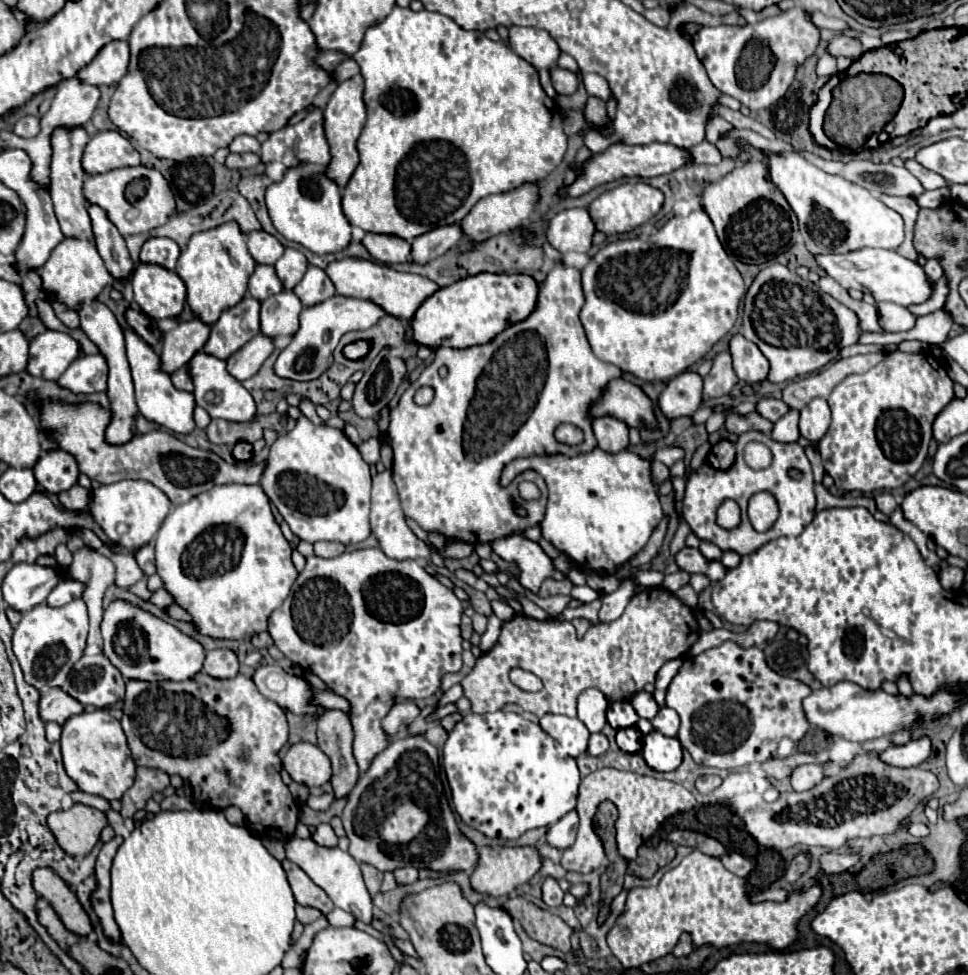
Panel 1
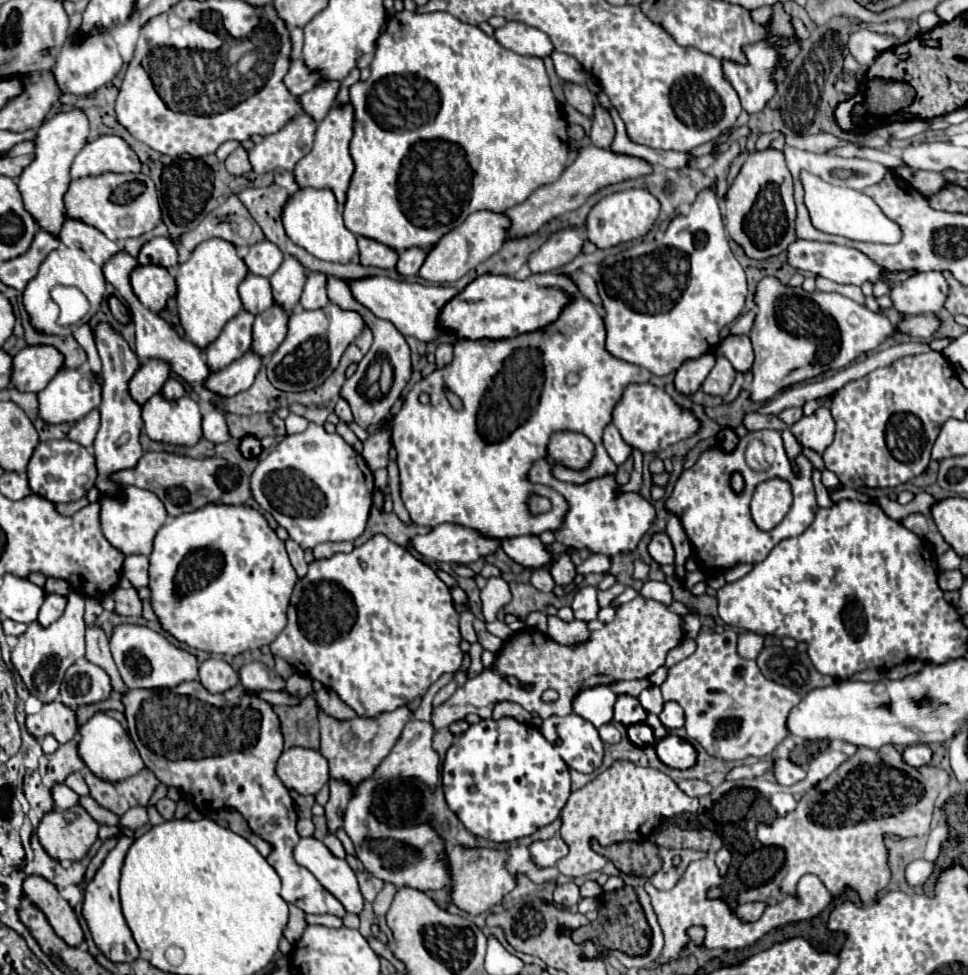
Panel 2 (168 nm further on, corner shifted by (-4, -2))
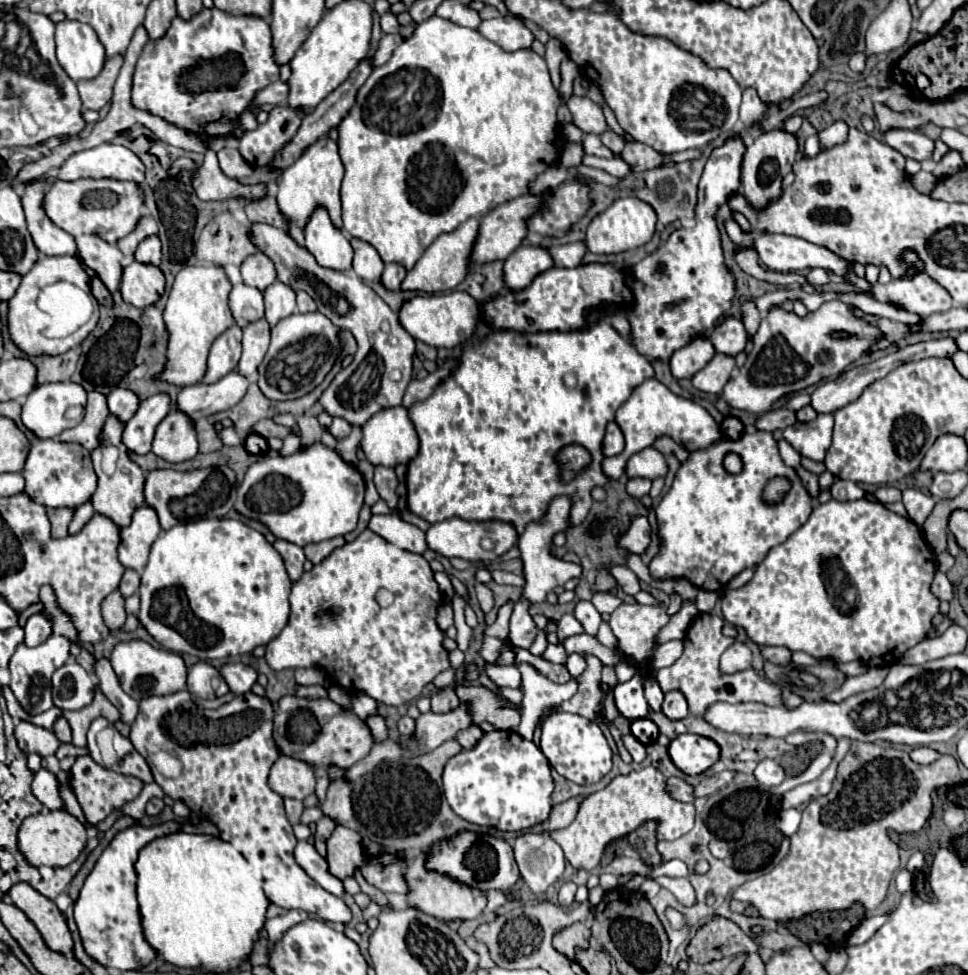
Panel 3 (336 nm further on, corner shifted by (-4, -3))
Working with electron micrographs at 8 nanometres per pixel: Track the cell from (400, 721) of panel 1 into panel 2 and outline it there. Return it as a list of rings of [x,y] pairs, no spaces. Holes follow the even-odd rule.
[[[317,707],[317,711],[319,711],[319,725],[321,725],[321,749],[319,751],[329,763],[329,775],[331,779],[353,785],[353,791],[357,789],[361,781],[369,779],[375,773],[377,765],[393,749],[395,741],[399,739],[411,715],[407,707],[401,707],[389,713],[381,713],[377,717],[353,717],[349,721],[337,721],[335,717],[329,717],[327,713],[323,713],[321,707]]]

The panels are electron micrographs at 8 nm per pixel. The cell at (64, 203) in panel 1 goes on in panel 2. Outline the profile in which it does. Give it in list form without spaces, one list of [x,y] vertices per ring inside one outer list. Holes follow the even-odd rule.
[[[69,217],[65,219],[59,239],[67,247],[79,247],[91,261],[97,261],[97,265],[101,267],[105,265],[105,261],[109,261],[109,257],[121,251],[121,247],[115,241],[109,241],[101,231]]]

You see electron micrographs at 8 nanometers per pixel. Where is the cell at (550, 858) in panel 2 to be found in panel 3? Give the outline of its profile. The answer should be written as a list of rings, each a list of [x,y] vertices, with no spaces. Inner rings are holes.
[[[523,834],[513,844],[515,860],[529,890],[545,892],[565,870],[563,850],[549,834]]]

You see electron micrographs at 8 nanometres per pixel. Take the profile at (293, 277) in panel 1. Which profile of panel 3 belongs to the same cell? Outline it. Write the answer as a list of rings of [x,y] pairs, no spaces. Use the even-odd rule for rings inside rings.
[[[273,282],[265,288],[265,318],[271,326],[275,326],[279,320],[291,316],[297,310],[295,304],[295,290],[289,284]]]

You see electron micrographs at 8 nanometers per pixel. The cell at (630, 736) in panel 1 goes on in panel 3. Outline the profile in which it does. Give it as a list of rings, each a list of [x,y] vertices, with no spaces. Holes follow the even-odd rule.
[[[641,718],[641,720],[635,720],[635,722],[631,722],[631,732],[633,732],[633,736],[641,742],[641,744],[653,744],[655,740],[657,740],[657,736],[659,736],[659,730],[657,730],[657,726],[649,720],[649,718]]]

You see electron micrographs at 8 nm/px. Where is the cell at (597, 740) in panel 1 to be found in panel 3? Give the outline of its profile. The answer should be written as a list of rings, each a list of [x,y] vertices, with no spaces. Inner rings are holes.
[[[625,734],[625,736],[621,736],[621,740],[623,740],[623,746],[629,750],[633,762],[643,762],[645,760],[645,746],[633,734]]]

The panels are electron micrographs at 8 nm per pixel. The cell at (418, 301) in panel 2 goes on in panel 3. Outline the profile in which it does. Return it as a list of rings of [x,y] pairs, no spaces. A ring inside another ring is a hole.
[[[445,292],[445,294],[427,294],[415,296],[403,302],[399,310],[399,324],[415,338],[435,348],[453,348],[467,338],[471,338],[477,322],[479,322],[479,306],[465,292]]]

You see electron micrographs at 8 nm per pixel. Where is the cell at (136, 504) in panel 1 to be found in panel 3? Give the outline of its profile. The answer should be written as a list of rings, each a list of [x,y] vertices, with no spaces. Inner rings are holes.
[[[143,504],[133,512],[131,524],[119,528],[119,562],[125,568],[133,568],[137,572],[143,572],[149,556],[149,548],[153,540],[159,536],[161,526],[157,512]]]

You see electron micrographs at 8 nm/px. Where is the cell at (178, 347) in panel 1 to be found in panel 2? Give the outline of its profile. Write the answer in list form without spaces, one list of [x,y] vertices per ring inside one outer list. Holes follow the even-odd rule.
[[[161,359],[147,361],[131,377],[129,395],[133,397],[133,401],[137,401],[143,407],[149,397],[153,397],[161,391],[163,383],[169,379],[169,373],[171,373],[171,367],[165,361],[161,361]]]

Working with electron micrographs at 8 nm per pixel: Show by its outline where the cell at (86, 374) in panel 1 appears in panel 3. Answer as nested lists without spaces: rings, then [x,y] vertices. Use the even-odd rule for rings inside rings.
[[[53,382],[37,386],[23,404],[23,424],[37,434],[37,438],[53,438],[59,436],[63,430],[73,428],[81,422],[85,414],[85,402],[87,402],[87,390],[77,382]]]

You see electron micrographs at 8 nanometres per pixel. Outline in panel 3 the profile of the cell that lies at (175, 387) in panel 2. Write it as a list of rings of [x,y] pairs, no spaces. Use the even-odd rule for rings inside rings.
[[[159,392],[143,400],[137,414],[125,424],[125,434],[123,434],[125,446],[129,446],[131,452],[147,454],[151,450],[153,430],[169,410],[171,410],[171,398],[167,392]]]

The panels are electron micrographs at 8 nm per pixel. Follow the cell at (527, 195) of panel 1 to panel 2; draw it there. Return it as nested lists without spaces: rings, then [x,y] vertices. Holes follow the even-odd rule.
[[[477,211],[471,213],[459,227],[445,233],[441,241],[427,253],[427,259],[423,261],[419,269],[419,277],[431,283],[453,283],[459,281],[467,271],[475,269],[481,261],[489,259],[493,253],[501,249],[501,245],[507,241],[509,219],[503,213],[491,213],[491,211]]]

